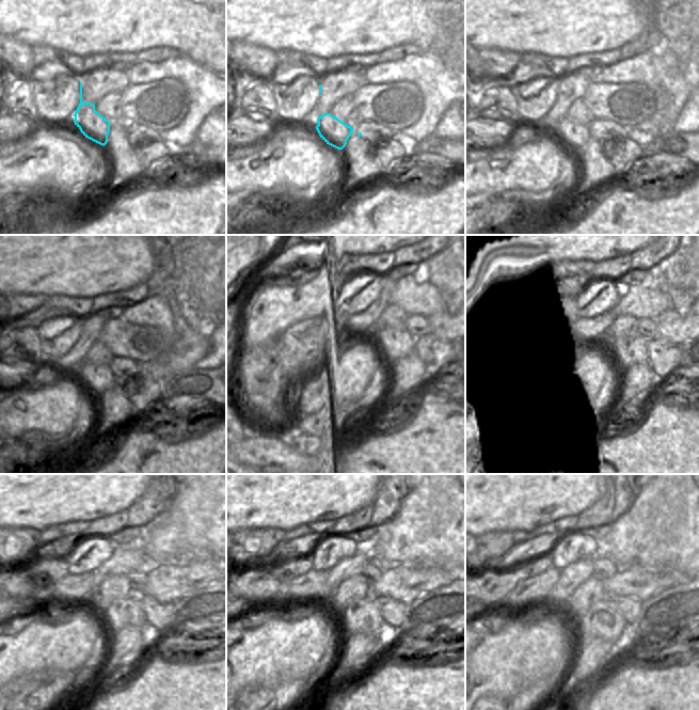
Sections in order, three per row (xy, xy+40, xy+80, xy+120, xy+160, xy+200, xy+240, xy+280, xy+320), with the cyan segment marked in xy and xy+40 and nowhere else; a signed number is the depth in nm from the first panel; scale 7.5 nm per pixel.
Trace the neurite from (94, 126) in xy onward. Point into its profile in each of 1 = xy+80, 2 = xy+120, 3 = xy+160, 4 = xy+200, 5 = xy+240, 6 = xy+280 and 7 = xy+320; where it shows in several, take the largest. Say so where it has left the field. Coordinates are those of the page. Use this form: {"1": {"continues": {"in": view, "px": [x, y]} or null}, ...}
{"1": {"continues": {"in": "xy+80", "px": [574, 136]}}, "2": {"continues": {"in": "xy+120", "px": [97, 377]}}, "3": {"continues": {"in": "xy+160", "px": [337, 378]}}, "4": {"continues": {"in": "xy+200", "px": [601, 367]}}, "5": {"continues": {"in": "xy+240", "px": [127, 612]}}, "6": {"continues": {"in": "xy+280", "px": [362, 616]}}, "7": {"continues": {"in": "xy+320", "px": [603, 620]}}}

